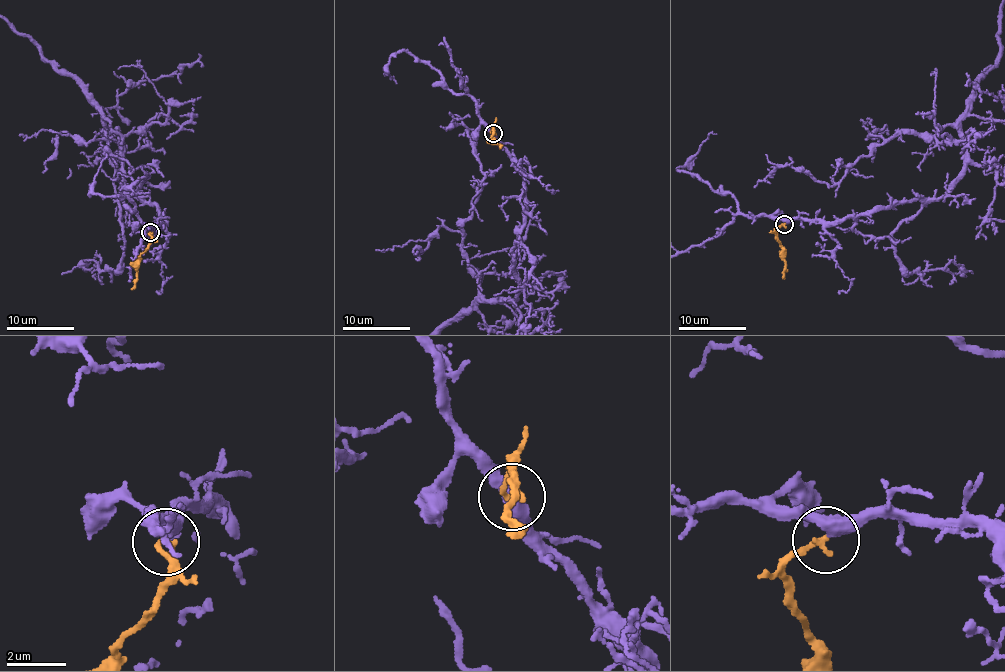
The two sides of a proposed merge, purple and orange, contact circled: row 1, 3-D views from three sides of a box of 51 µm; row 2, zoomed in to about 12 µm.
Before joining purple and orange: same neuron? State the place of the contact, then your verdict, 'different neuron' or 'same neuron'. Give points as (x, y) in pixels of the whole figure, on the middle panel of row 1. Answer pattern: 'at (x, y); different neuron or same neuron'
at (493, 133); same neuron

